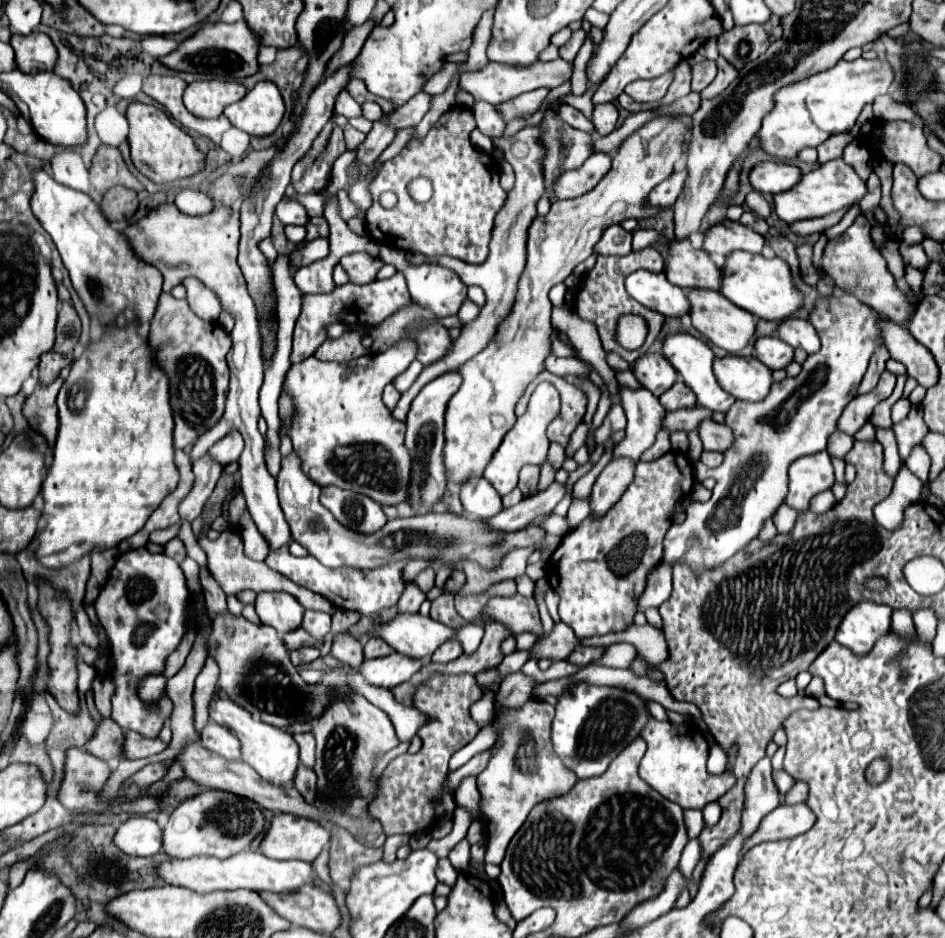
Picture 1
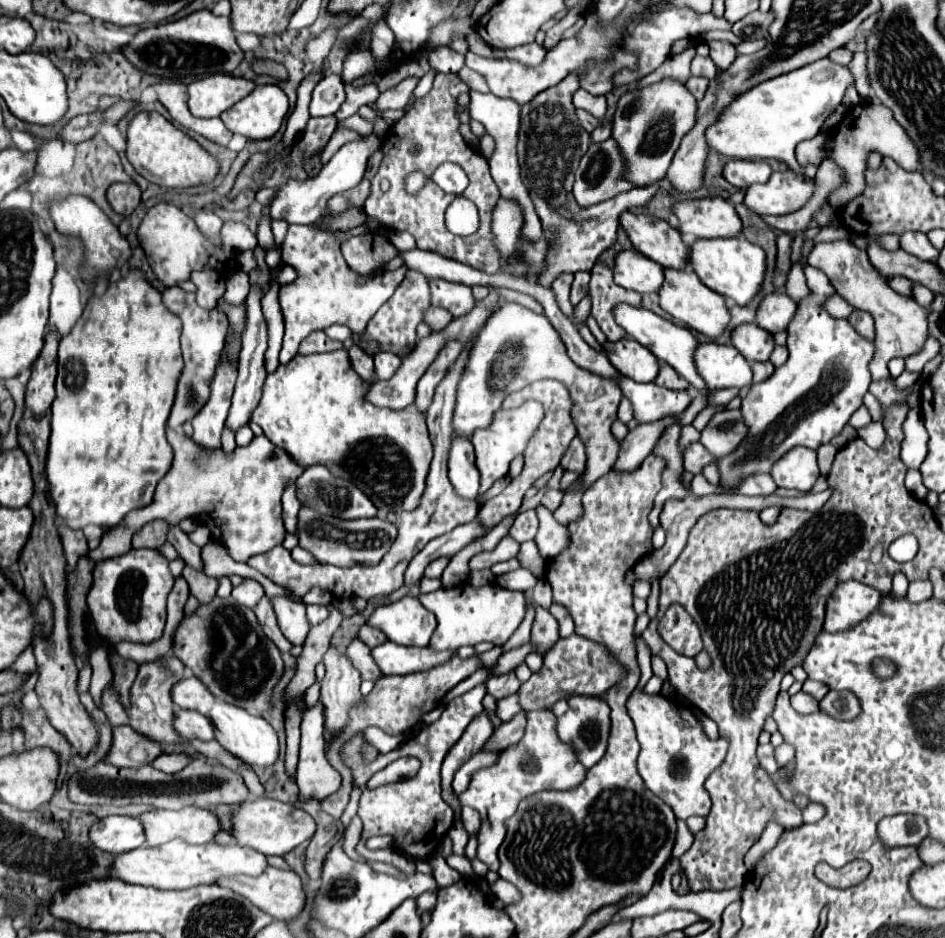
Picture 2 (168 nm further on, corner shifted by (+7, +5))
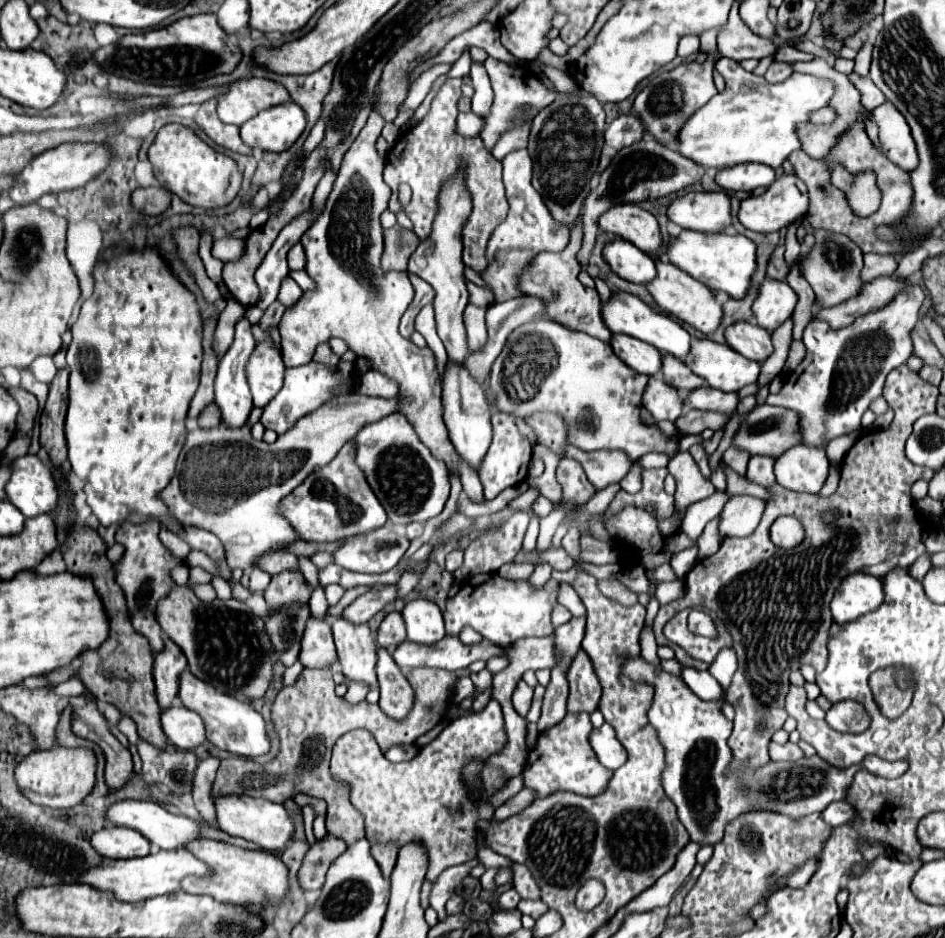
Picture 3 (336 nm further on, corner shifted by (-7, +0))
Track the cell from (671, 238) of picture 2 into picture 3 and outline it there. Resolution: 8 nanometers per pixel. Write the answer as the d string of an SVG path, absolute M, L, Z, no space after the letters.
M635 204L613 206L613 210L607 210L607 214L599 216L597 224L603 232L611 232L633 242L649 256L657 256L657 252L665 248L655 216Z

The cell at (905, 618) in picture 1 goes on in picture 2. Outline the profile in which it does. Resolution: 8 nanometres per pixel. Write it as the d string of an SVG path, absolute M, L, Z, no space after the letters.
M897 573L897 575L893 577L891 597L893 597L893 599L903 599L903 597L907 595L907 585L909 585L909 581L905 579L905 575L903 575L903 573Z

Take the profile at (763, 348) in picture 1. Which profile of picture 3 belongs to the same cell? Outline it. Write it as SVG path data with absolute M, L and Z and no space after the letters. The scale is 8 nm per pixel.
M735 322L727 326L725 330L725 340L727 344L743 354L745 358L751 358L755 362L763 362L773 354L773 344L771 344L771 334L757 326L757 322Z

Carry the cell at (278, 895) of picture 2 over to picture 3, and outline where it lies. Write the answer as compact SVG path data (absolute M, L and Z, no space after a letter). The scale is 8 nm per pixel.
M197 838L195 842L189 842L183 846L185 850L191 850L195 858L211 866L211 874L199 878L199 876L187 876L183 878L181 890L189 894L207 894L215 898L217 902L231 902L231 904L261 904L267 900L267 906L277 908L287 892L287 868L281 862L281 858L275 858L267 852L257 850L245 850L227 842L211 840L211 838Z

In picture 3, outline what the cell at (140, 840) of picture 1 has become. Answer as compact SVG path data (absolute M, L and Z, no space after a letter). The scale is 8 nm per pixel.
M109 826L101 828L91 836L91 846L103 858L137 858L149 854L149 840L143 838L137 830Z

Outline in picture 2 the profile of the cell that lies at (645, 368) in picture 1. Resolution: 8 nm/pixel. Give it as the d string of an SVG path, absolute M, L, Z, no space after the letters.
M621 339L617 343L607 341L603 347L613 367L625 377L631 377L633 381L639 383L655 381L659 373L657 357L653 357L653 353L649 353L649 349L645 349L643 345L637 345L637 341L633 339Z

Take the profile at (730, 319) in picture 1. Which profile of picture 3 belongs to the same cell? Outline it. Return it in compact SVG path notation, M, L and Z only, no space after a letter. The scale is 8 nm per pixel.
M655 258L655 268L657 268L657 276L651 282L647 282L645 288L651 292L651 296L657 302L657 306L661 310L665 310L667 314L691 324L693 328L697 328L697 330L701 330L705 334L715 332L715 328L721 322L723 308L715 302L713 292L705 284L701 284L695 278L687 276L683 270L679 270L675 264L671 264L667 260Z

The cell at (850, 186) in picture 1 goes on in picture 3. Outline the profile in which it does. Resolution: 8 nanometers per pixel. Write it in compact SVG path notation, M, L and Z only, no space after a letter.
M783 176L783 178L775 180L765 194L749 196L749 198L741 200L737 218L747 230L769 234L769 232L777 232L777 230L789 226L797 216L801 216L805 212L807 212L807 186L797 176Z

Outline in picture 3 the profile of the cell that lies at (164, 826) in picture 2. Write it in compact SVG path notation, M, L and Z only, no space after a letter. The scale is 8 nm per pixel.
M117 800L109 806L105 812L105 820L115 826L127 826L133 830L139 830L153 846L159 846L161 850L177 850L179 846L185 846L187 842L201 838L199 824L185 816L175 816L161 808L155 802L143 802L143 800Z

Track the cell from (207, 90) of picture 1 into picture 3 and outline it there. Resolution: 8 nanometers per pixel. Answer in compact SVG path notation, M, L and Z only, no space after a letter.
M249 78L235 82L217 102L217 114L223 122L241 126L255 114L291 100L289 92L267 78Z

